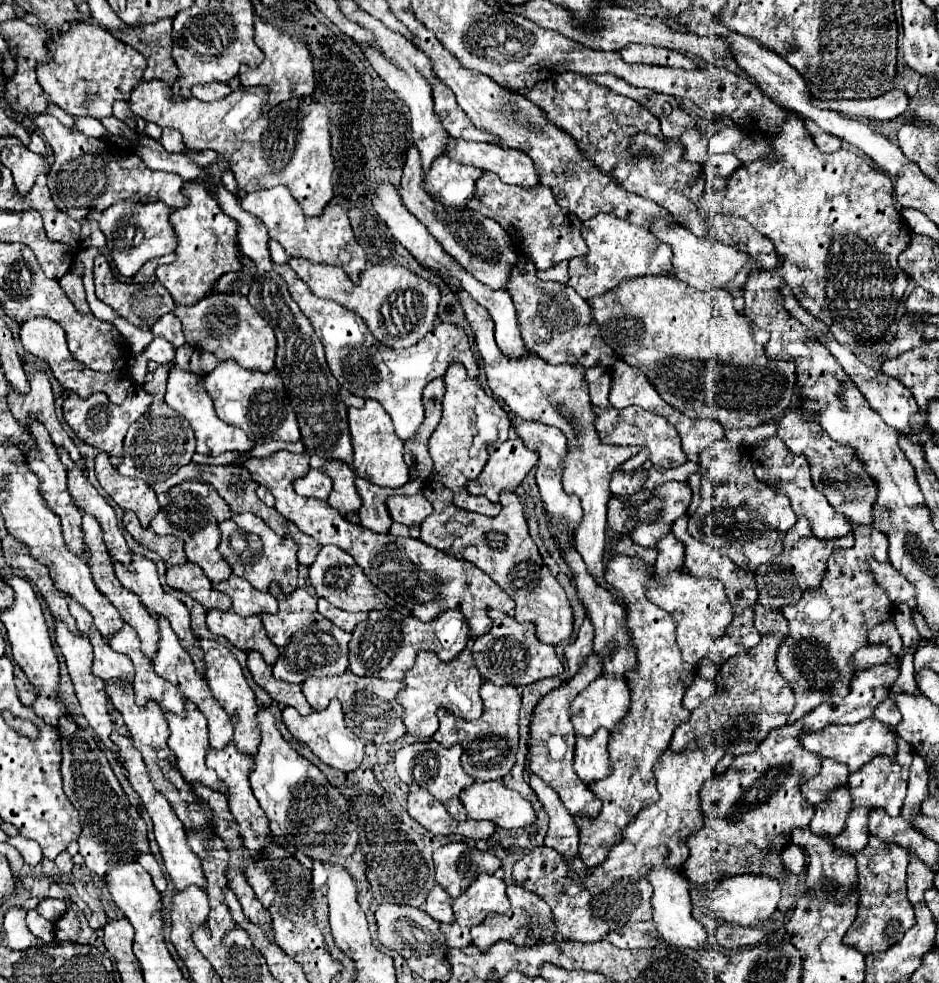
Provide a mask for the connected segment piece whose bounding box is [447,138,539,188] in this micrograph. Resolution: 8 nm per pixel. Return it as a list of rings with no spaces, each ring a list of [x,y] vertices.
[[[451,138],[447,144],[447,154],[461,164],[495,172],[505,184],[517,184],[523,188],[539,184],[533,162],[525,156],[525,152],[507,150],[497,144],[479,144]]]

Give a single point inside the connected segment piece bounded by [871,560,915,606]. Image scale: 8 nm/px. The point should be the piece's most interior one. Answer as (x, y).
(898, 589)

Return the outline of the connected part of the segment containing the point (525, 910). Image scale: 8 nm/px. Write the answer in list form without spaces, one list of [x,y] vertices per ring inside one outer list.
[[[509,886],[507,896],[511,900],[511,908],[505,914],[489,914],[479,926],[471,928],[471,938],[473,946],[477,946],[481,952],[487,952],[493,944],[499,940],[515,942],[519,946],[531,946],[537,942],[553,942],[553,932],[551,930],[551,908],[541,896],[535,896],[521,886]]]

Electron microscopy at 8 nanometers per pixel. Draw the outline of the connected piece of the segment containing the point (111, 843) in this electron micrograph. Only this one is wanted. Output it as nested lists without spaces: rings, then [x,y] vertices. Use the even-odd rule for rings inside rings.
[[[69,716],[59,718],[59,736],[61,736],[61,776],[65,794],[79,812],[83,830],[79,836],[79,854],[85,858],[85,864],[91,872],[105,878],[111,862],[135,860],[141,852],[149,852],[147,844],[147,826],[139,816],[137,808],[127,800],[117,782],[107,756],[99,750],[93,736],[77,726]]]

